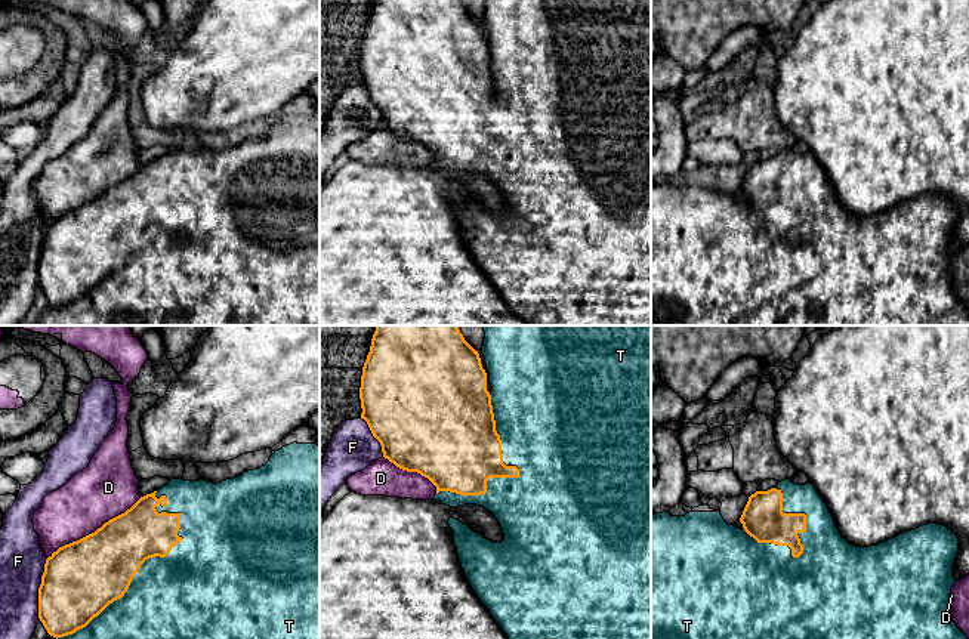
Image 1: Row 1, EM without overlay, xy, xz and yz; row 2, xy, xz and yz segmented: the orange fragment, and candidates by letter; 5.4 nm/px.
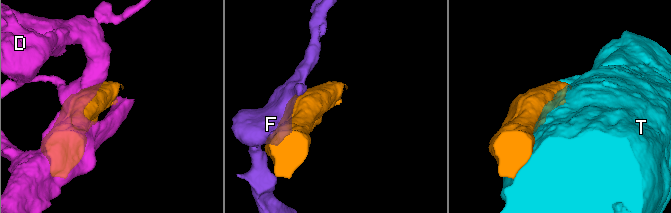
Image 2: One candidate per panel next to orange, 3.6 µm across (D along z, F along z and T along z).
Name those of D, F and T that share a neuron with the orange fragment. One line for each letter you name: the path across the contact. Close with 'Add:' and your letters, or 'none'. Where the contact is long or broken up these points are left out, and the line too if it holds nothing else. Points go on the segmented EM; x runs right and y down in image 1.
Add: T

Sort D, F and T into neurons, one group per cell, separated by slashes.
D / F / T

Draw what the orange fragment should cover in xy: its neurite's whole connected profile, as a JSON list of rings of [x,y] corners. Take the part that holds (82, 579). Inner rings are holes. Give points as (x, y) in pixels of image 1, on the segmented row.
[[[293,442],[275,451],[265,466],[238,478],[219,484],[172,479],[141,497],[124,513],[46,559],[38,587],[38,618],[56,639],[320,639],[320,447]]]

